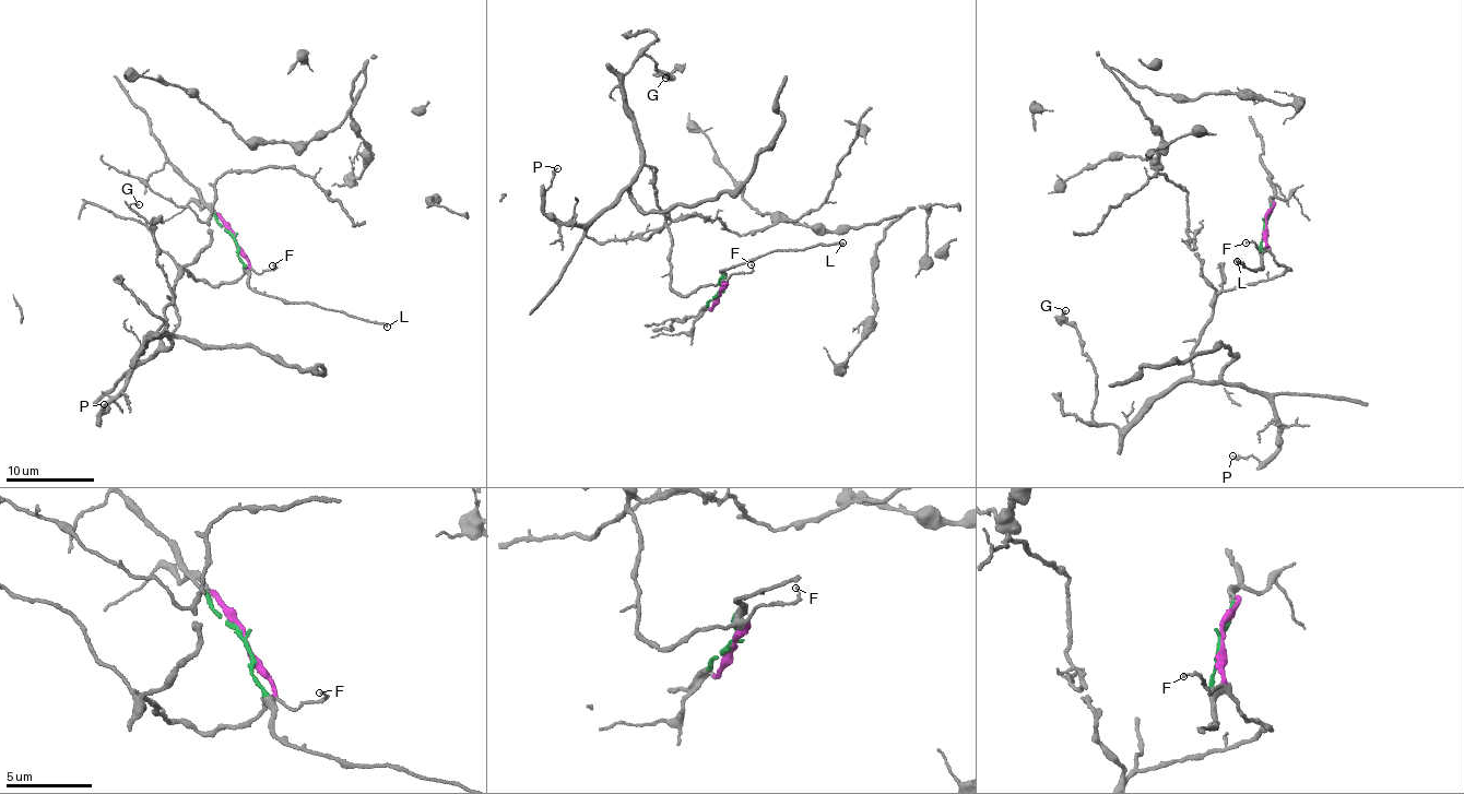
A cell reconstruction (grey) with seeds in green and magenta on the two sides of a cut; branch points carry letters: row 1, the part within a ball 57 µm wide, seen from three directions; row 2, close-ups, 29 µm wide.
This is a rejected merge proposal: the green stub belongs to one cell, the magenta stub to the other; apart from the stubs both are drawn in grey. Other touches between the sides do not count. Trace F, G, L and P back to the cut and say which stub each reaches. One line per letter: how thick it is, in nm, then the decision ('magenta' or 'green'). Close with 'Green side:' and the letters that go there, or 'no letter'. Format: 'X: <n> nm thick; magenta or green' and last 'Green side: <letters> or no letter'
F: 140 nm thick; magenta
G: 110 nm thick; magenta
L: 200 nm thick; green
P: 240 nm thick; magenta
Green side: L

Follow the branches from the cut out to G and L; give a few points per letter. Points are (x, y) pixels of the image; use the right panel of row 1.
G: (1264, 224), (1265, 246), (1290, 271), (1220, 292), (1193, 370), (1122, 428), (1094, 421), (1096, 369), (1066, 310)
L: (1264, 224), (1262, 267), (1252, 270), (1237, 261)

